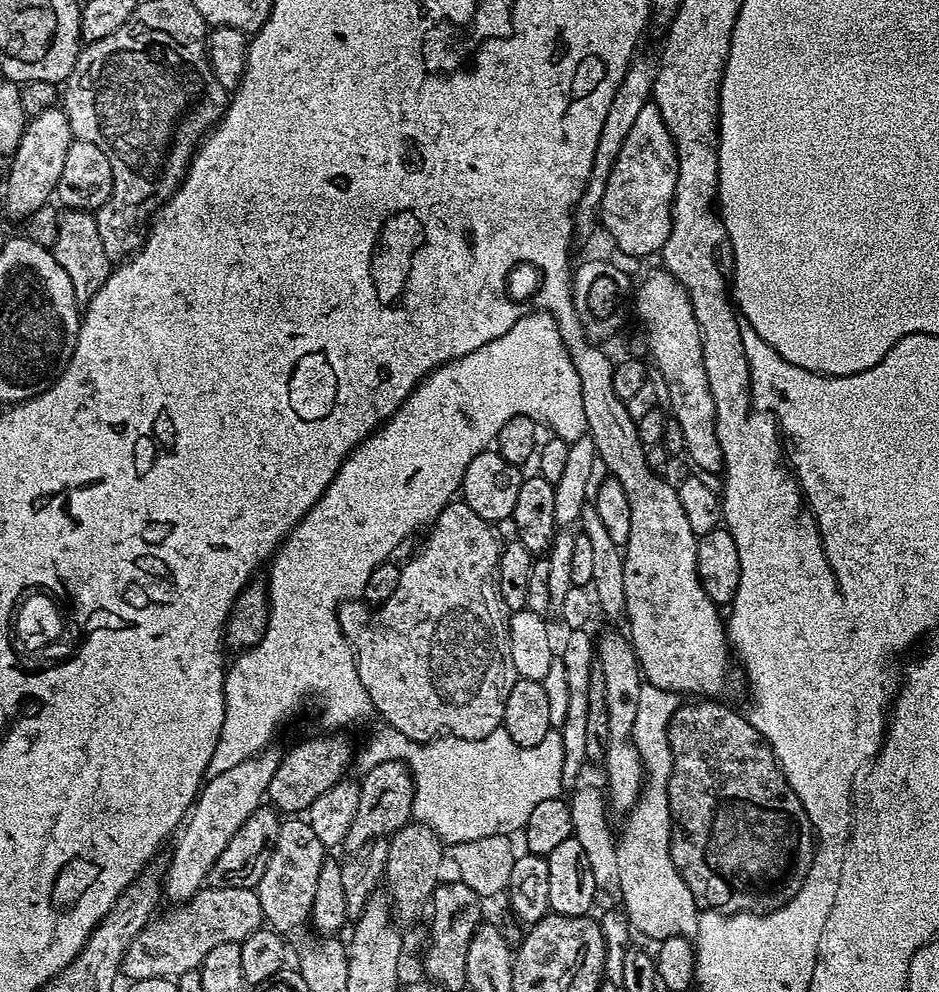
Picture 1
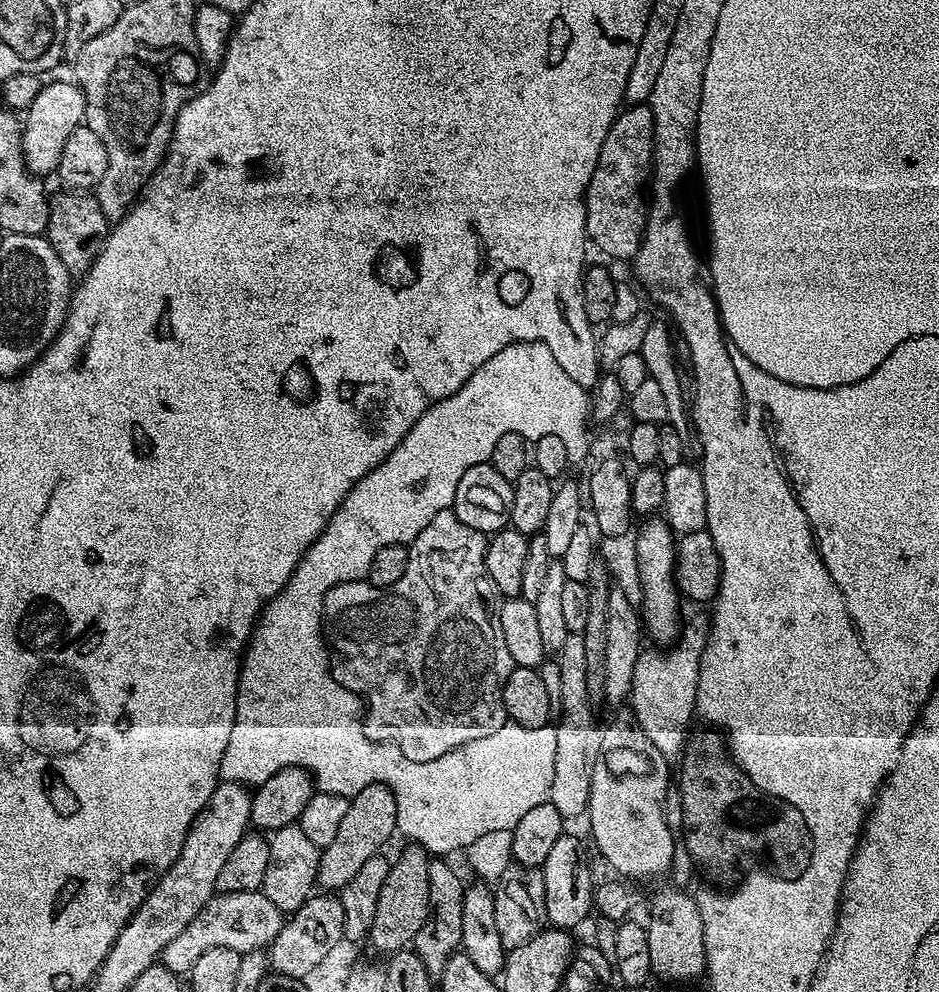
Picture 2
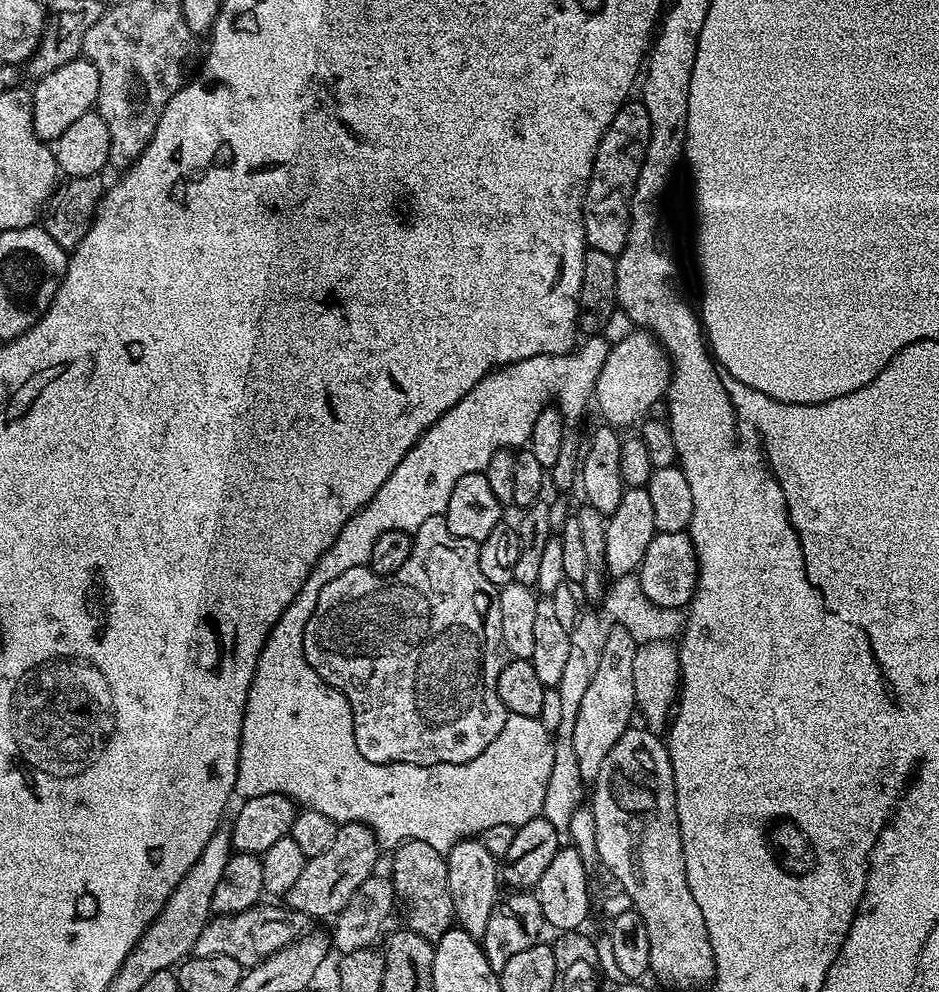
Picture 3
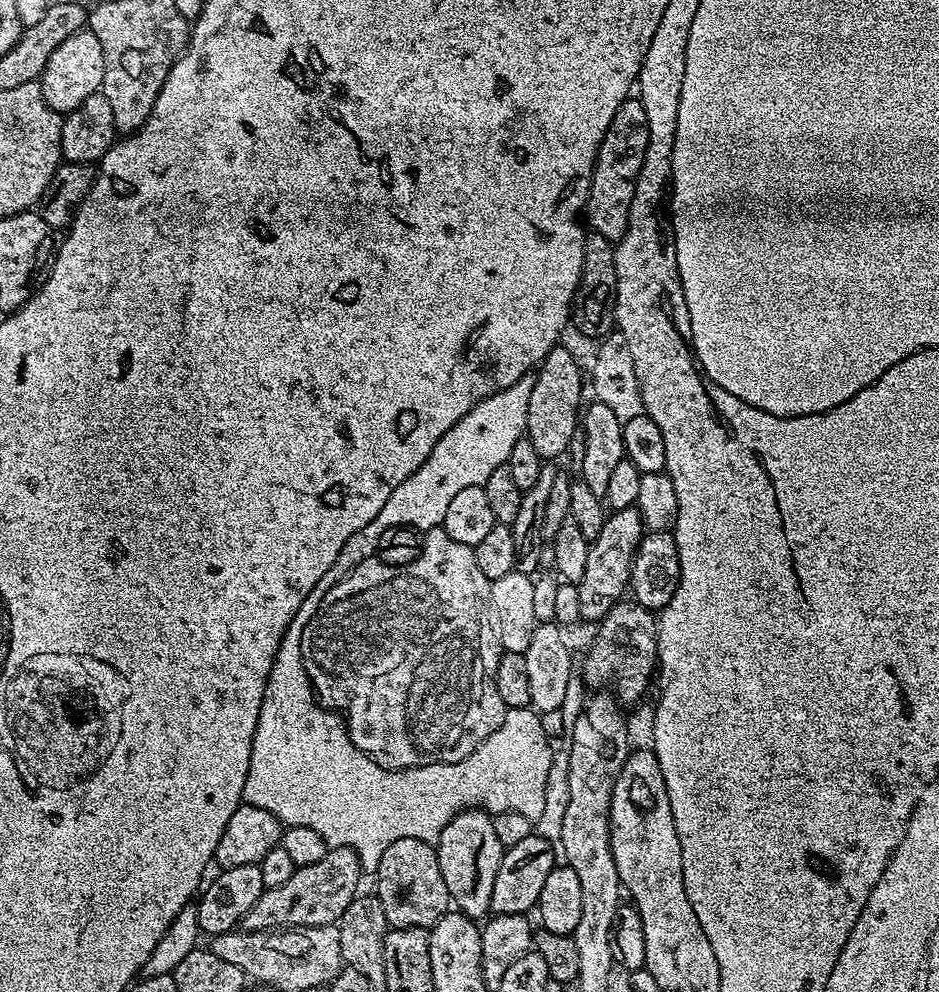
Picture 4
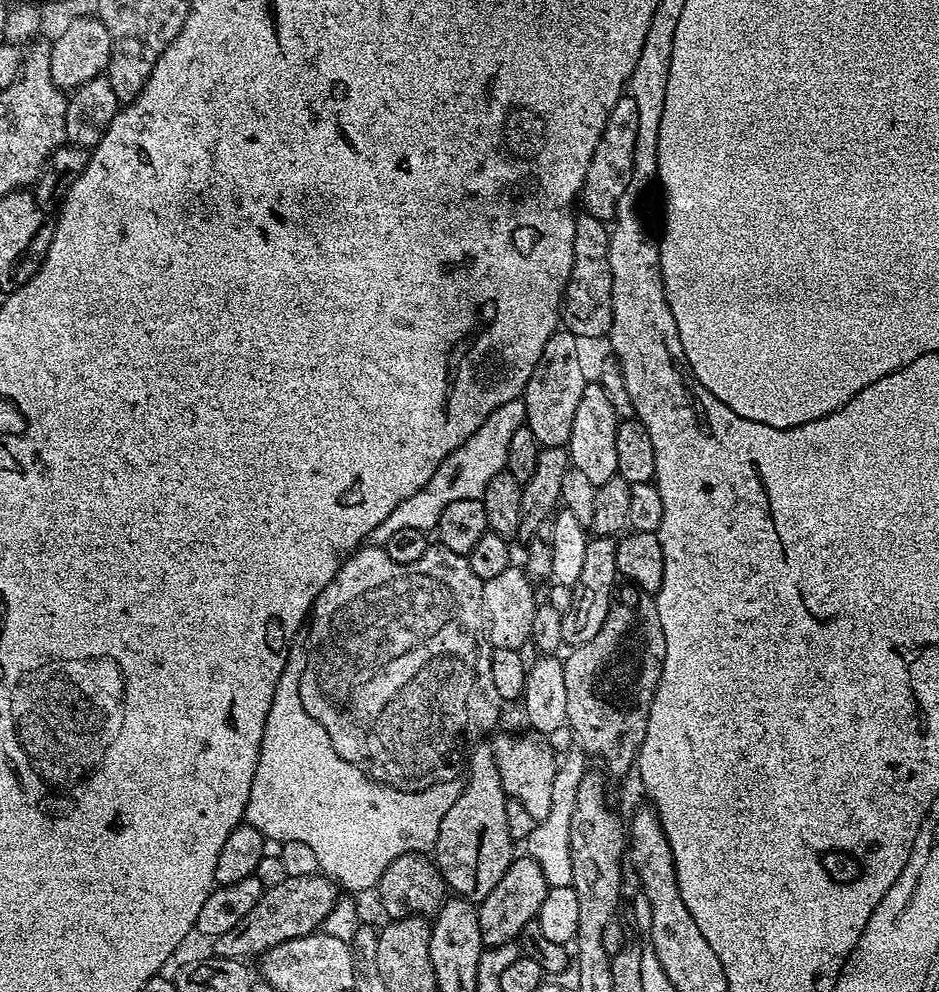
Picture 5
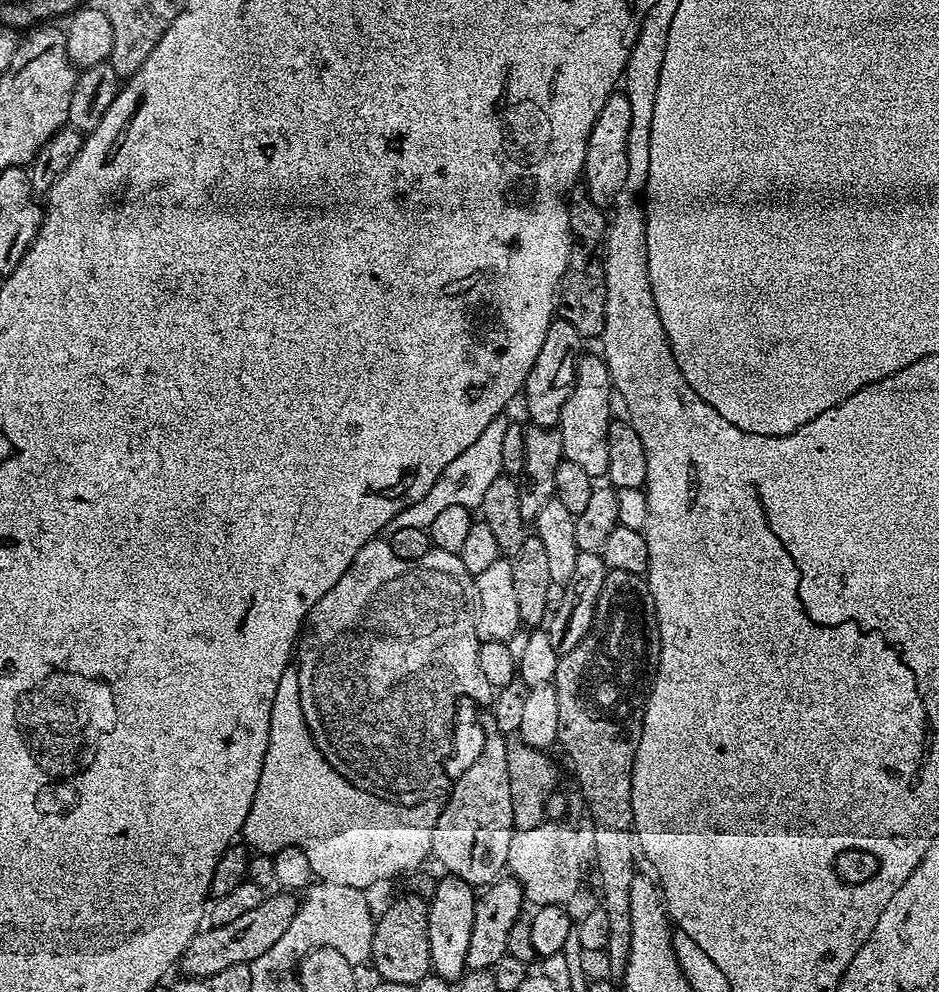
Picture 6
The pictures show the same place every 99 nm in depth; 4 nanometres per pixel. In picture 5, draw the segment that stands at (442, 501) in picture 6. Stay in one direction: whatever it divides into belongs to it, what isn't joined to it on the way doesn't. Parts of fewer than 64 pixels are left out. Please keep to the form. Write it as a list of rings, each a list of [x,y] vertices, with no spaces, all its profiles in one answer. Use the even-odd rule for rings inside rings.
[[[517,398],[498,406],[488,415],[486,422],[482,422],[482,426],[478,426],[478,430],[474,430],[474,434],[470,434],[470,438],[466,438],[462,446],[455,448],[442,462],[442,466],[438,466],[438,470],[434,470],[434,478],[430,478],[425,488],[418,490],[418,494],[410,494],[406,502],[398,502],[398,506],[390,510],[390,515],[384,521],[378,522],[378,526],[374,526],[371,543],[382,546],[397,530],[413,528],[428,532],[435,529],[438,518],[442,518],[442,510],[446,510],[450,502],[458,502],[462,498],[481,499],[486,486],[490,486],[490,478],[505,471],[504,463],[506,450],[510,447],[510,437],[514,435],[514,430],[525,427],[525,424],[523,399]]]

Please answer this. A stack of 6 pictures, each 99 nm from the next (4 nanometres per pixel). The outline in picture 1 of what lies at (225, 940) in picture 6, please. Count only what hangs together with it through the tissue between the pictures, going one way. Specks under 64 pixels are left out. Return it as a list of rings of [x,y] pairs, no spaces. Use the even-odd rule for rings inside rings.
[[[403,760],[378,762],[378,766],[367,769],[363,775],[358,780],[358,810],[354,814],[354,822],[350,822],[350,830],[346,830],[342,845],[343,851],[348,854],[357,852],[374,840],[391,837],[392,833],[413,819],[414,782],[412,771]]]

